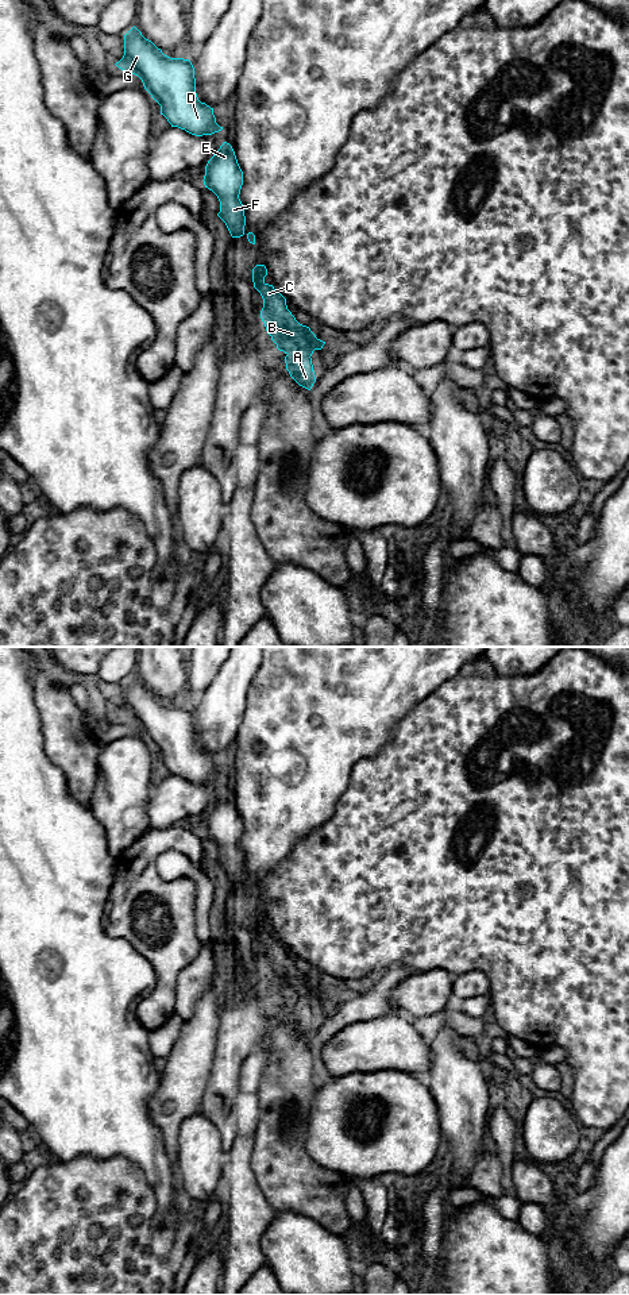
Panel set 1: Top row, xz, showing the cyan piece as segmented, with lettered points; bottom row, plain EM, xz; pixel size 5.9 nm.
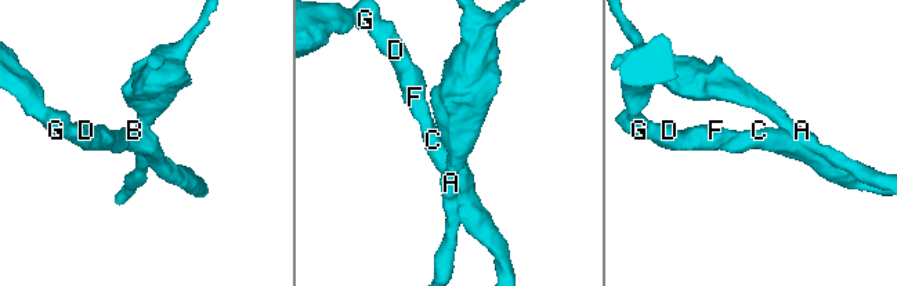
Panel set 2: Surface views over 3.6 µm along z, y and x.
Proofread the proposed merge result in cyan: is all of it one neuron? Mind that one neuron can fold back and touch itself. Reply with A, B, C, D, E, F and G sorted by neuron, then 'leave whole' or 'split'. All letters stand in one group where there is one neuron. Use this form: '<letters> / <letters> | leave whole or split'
A / B C D E F G | split

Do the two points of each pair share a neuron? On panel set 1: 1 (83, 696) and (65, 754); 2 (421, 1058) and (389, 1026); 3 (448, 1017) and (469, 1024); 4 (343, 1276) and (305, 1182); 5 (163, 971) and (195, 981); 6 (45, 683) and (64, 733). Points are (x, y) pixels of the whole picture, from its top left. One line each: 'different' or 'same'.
1: different
2: same
3: same
4: different
5: different
6: same

